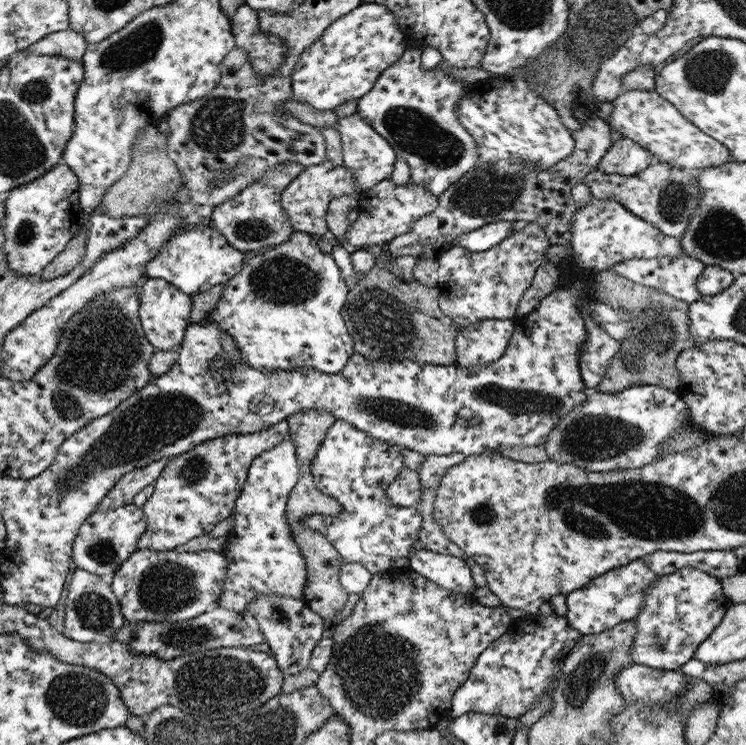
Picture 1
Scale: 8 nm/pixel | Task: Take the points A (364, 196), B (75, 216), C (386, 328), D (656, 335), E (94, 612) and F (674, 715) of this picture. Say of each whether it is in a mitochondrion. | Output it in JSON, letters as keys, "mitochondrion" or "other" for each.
{"A":"other","B":"other","C":"mitochondrion","D":"mitochondrion","E":"mitochondrion","F":"other"}

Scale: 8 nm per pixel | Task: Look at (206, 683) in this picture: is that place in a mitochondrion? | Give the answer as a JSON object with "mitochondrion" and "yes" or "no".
{"mitochondrion":"yes"}

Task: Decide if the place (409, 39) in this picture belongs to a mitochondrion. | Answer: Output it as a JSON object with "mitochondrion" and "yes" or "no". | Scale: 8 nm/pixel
{"mitochondrion":"no"}

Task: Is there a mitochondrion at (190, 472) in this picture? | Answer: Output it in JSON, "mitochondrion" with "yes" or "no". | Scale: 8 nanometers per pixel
{"mitochondrion":"yes"}

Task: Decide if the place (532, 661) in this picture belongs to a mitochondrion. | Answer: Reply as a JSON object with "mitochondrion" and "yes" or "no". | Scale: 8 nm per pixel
{"mitochondrion":"no"}

